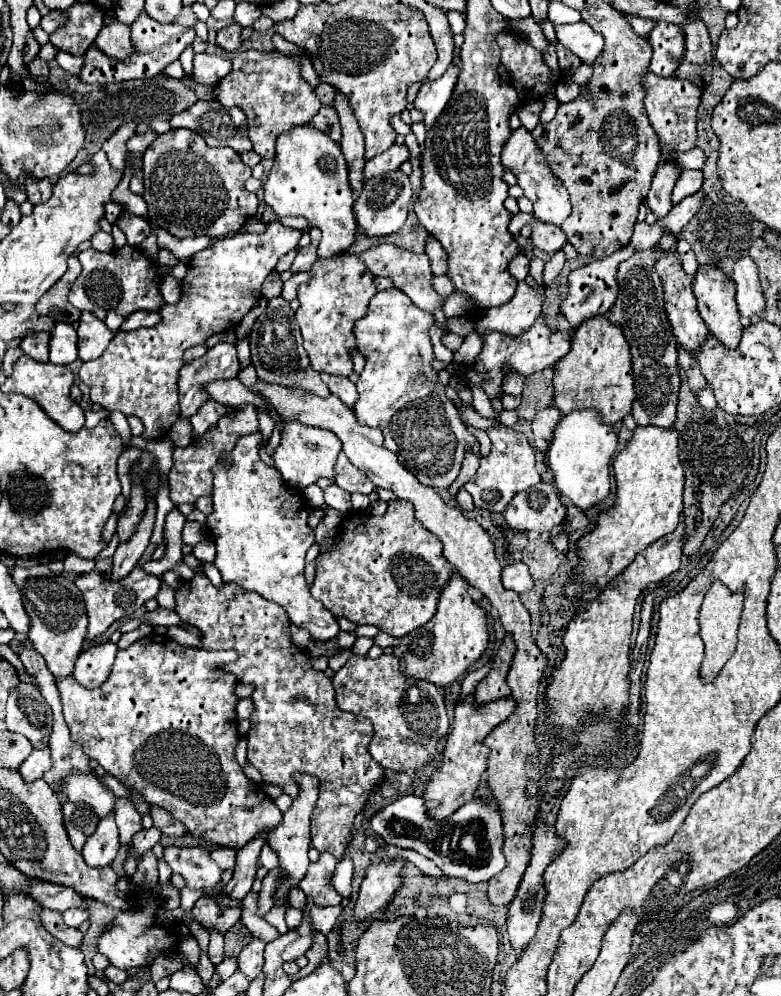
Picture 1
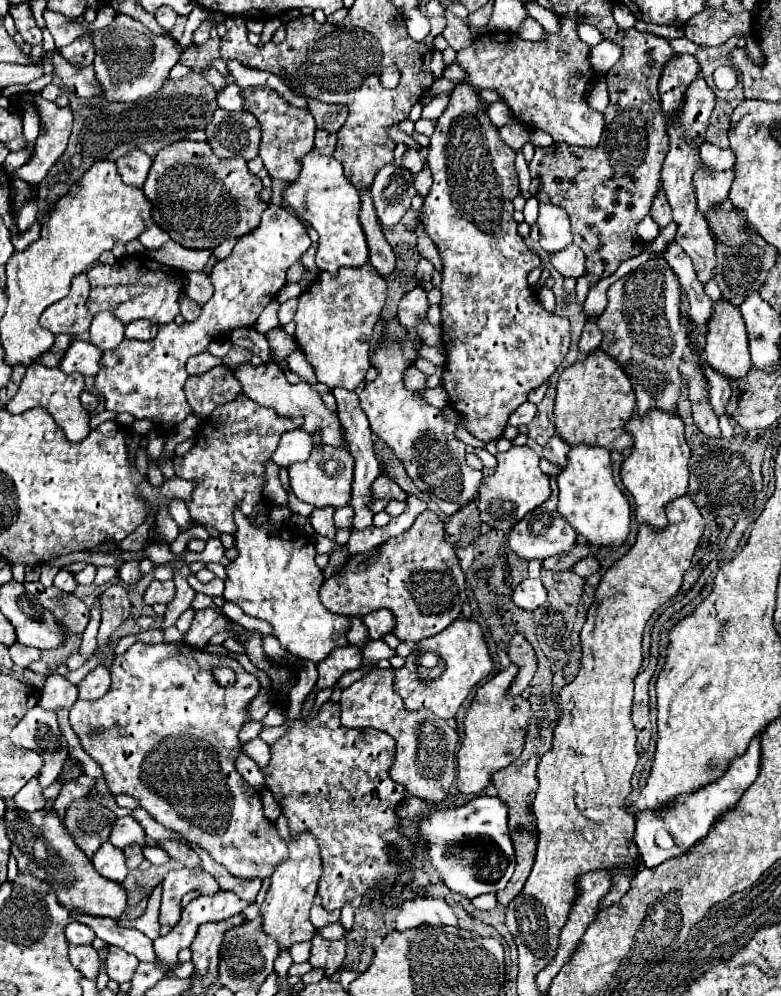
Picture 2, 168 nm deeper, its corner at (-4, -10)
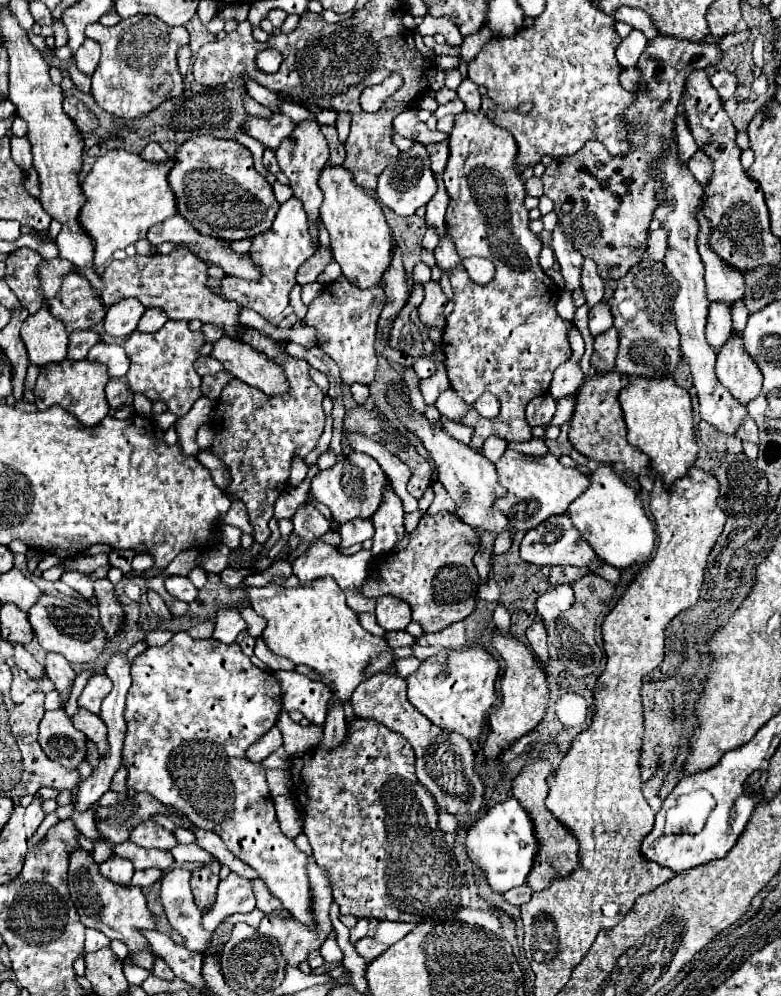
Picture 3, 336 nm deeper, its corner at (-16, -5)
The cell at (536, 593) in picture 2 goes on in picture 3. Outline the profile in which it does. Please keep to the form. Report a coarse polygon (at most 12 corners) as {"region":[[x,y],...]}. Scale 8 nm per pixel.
{"region":[[554,585],[536,601],[544,621],[554,621],[574,601],[570,585]]}

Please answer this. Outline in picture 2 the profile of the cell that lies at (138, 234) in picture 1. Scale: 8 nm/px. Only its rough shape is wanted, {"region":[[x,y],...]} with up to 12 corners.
{"region":[[148,226],[138,240],[144,248],[156,250],[168,242],[168,232]]}

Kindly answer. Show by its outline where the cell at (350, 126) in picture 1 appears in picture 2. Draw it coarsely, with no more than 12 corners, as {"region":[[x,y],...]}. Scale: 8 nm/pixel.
{"region":[[362,190],[360,222],[370,266],[388,278],[396,256],[376,218],[372,196]]}

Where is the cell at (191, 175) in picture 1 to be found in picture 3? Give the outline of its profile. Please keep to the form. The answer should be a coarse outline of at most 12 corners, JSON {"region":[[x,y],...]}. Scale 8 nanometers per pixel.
{"region":[[212,135],[176,149],[178,215],[224,241],[280,207],[250,149]]}

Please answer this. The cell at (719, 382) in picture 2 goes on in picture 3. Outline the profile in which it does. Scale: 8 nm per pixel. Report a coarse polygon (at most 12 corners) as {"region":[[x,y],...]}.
{"region":[[750,415],[742,419],[736,437],[758,443],[758,427]]}

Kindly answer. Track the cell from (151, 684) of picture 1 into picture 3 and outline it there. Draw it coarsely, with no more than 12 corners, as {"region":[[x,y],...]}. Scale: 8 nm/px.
{"region":[[176,633],[132,661],[126,785],[214,831],[298,921],[308,855],[246,749],[280,681]]}

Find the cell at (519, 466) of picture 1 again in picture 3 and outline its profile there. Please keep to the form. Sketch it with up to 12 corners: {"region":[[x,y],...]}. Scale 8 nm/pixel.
{"region":[[512,449],[496,463],[494,501],[514,529],[534,529],[588,487],[552,453]]}

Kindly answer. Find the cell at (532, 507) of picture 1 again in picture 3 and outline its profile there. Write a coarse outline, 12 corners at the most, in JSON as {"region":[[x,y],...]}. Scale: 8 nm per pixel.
{"region":[[568,515],[530,529],[520,557],[534,565],[590,567],[594,549]]}

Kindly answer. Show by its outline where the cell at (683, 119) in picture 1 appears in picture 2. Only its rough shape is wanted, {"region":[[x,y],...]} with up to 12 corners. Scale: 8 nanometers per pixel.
{"region":[[696,78],[668,122],[662,164],[676,242],[702,284],[714,278],[708,222],[696,206],[700,166],[714,90]]}

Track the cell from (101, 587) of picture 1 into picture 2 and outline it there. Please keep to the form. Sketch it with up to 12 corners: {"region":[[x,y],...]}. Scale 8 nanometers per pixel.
{"region":[[152,580],[144,600],[168,604],[176,594],[174,582]]}

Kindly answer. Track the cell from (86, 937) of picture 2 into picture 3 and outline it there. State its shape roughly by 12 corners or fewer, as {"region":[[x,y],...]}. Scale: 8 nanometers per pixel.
{"region":[[86,929],[86,951],[108,947],[98,929]]}

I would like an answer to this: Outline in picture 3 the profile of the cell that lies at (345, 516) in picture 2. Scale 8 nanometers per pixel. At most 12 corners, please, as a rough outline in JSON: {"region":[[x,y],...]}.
{"region":[[352,519],[340,527],[340,547],[374,537],[370,519]]}

